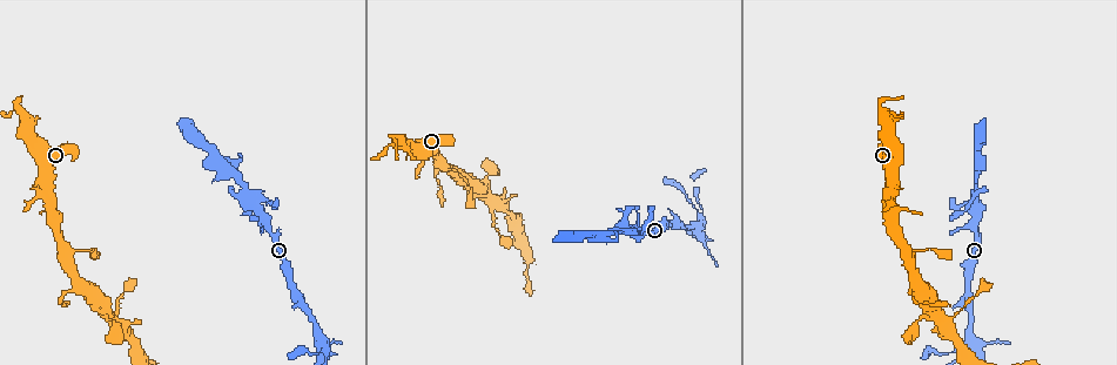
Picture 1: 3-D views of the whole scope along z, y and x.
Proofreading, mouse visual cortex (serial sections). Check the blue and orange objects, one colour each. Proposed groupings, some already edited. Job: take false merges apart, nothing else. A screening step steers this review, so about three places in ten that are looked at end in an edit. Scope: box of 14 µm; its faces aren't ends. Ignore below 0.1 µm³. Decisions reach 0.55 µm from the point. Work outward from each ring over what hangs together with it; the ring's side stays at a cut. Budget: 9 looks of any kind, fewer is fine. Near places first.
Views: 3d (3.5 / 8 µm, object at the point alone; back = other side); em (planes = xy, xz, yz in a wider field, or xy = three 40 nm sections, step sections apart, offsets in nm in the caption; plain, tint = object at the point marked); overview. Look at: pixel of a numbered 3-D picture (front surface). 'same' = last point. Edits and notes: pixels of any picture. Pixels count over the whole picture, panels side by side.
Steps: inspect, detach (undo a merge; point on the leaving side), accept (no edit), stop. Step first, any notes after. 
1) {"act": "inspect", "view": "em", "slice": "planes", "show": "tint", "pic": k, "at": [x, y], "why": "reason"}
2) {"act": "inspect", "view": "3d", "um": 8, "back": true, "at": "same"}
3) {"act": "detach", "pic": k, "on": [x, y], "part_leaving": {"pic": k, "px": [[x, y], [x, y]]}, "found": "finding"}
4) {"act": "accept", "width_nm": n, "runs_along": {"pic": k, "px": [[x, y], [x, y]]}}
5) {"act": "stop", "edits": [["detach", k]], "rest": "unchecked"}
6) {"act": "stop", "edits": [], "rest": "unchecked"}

{"act": "inspect", "view": "3d", "um": 3.5, "pic": 1, "at": [42, 181], "why": "closes a loop"}

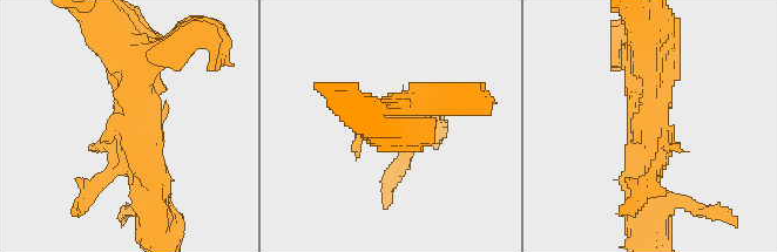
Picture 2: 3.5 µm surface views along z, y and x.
{"act": "inspect", "view": "em", "slice": "planes", "show": "tint", "pic": 2, "at": [639, 120], "why": "shape alone is not enough"}

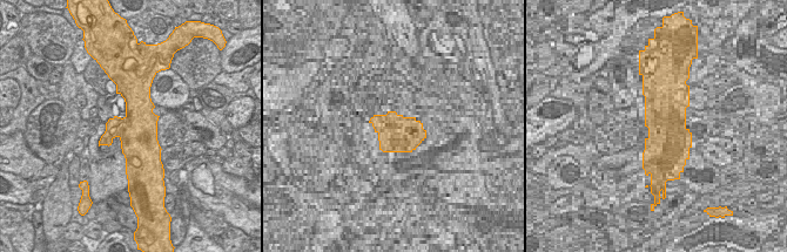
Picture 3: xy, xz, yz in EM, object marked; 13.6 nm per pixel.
{"act": "accept", "runs_along": {"pic": 2, "px": [[153, 55], [134, 109], [99, 142]]}, "found": "one cell here"}

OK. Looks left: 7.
{"act": "inspect", "view": "3d", "um": 3.5, "back": true, "pic": 1, "at": [24, 118], "why": "thick turns thin"}

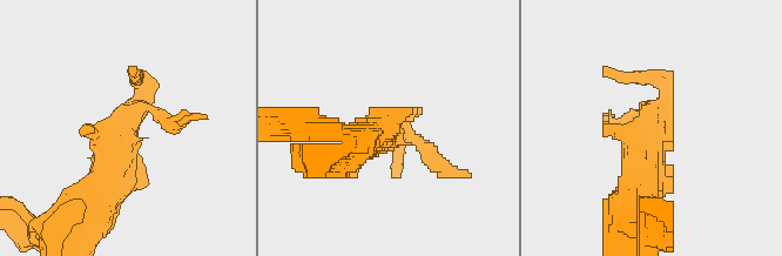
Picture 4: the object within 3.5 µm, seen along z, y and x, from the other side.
{"act": "inspect", "view": "em", "slice": "xy", "step": 2, "show": "plain", "pic": 4, "at": [123, 127]}

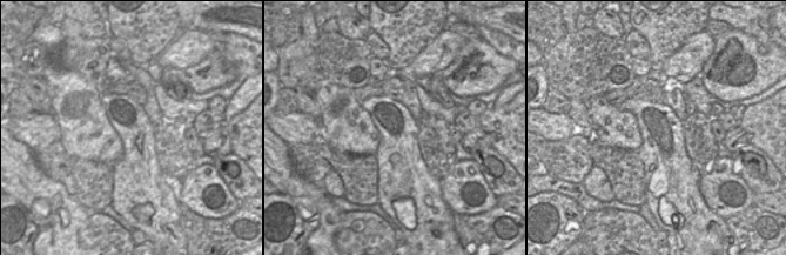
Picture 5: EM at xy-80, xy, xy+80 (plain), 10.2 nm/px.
{"act": "inspect", "view": "em", "slice": "xy", "step": 2, "show": "tint", "at": "same"}

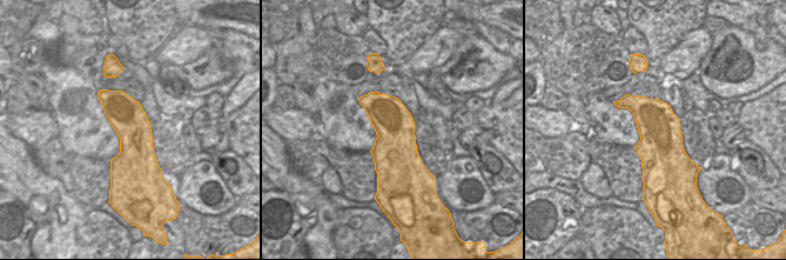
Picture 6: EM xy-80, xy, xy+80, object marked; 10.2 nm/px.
{"act": "accept", "runs_along": {"pic": 4, "px": [[98, 197], [137, 78]]}, "found": "one cell here"}

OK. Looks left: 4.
{"act": "inspect", "view": "3d", "um": 3.5, "pic": 1, "at": [631, 232], "why": "sudden change in width"}

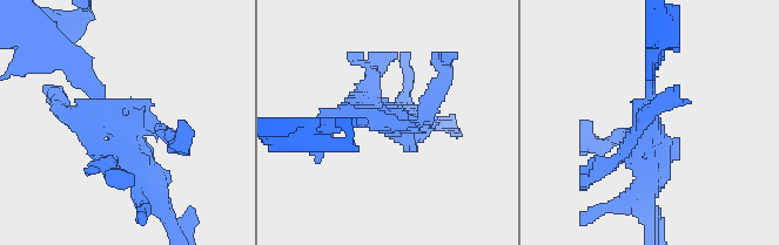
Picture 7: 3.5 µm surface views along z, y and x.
{"act": "inspect", "view": "em", "slice": "planes", "show": "tint", "pic": 7, "at": [385, 123], "why": "need the tissue"}

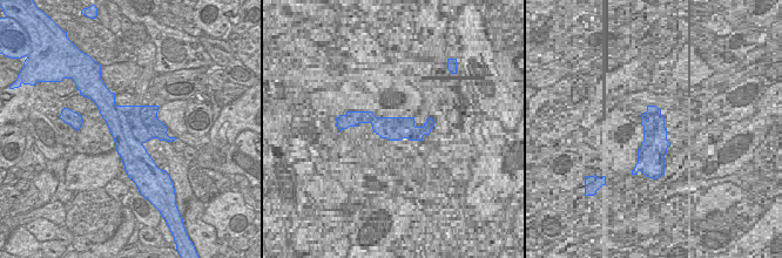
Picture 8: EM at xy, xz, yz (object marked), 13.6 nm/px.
{"act": "detach", "pic": 7, "on": [73, 55], "part_leaving": {"pic": 7, "px": [[95, 88], [52, 41], [26, 27]]}, "found": "a second cell is stuck on"}

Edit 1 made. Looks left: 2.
{"act": "stop", "edits": [["detach", 7]], "rest": "unchecked"}

